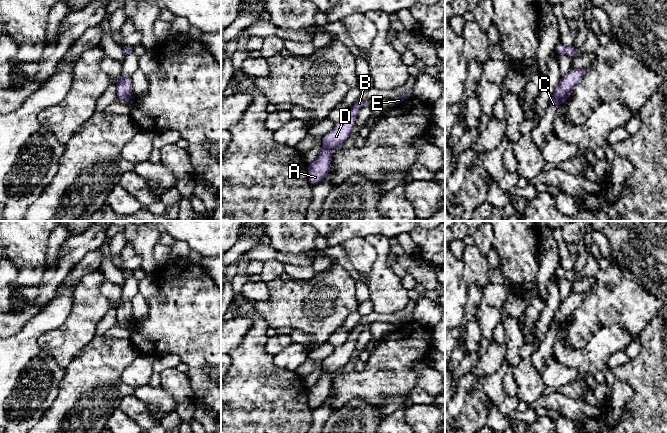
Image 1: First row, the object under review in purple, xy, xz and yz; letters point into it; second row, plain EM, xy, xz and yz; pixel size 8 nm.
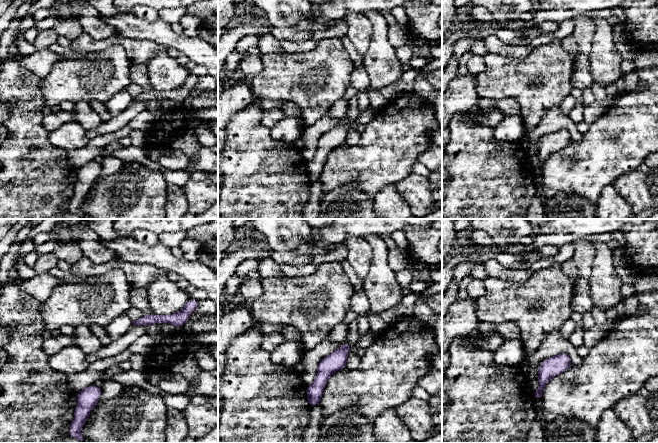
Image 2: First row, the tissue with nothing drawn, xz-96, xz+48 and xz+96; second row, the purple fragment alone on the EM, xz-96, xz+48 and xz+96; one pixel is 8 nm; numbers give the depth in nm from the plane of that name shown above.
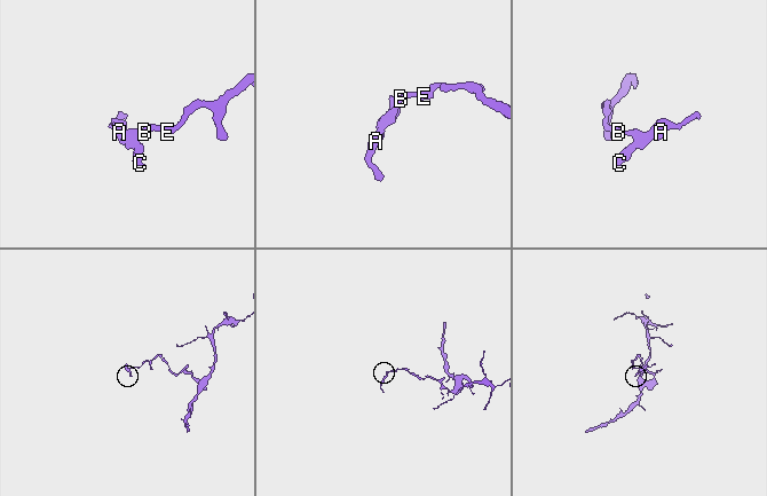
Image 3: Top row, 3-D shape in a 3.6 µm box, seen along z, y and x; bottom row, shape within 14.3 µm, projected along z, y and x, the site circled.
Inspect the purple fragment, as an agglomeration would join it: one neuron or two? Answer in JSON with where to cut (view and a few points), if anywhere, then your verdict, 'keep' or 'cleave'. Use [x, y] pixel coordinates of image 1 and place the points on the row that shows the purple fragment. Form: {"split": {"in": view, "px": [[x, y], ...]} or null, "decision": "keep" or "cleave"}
{"split": null, "decision": "keep"}

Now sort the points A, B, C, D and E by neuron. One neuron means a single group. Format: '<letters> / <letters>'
A B C D E

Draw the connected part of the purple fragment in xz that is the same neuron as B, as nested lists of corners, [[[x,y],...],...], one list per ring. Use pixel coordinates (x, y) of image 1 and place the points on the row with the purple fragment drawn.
[[[359,99],[349,108],[348,117],[322,137],[320,155],[314,162],[308,164],[308,181],[311,186],[319,184],[328,176],[332,163],[332,150],[349,138],[361,108],[370,102],[369,99]]]

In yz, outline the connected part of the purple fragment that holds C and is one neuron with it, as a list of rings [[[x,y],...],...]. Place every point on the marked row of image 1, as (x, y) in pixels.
[[[586,68],[572,69],[564,77],[561,77],[559,84],[554,89],[548,109],[557,109],[560,103],[569,99],[574,86],[583,78],[585,71]]]

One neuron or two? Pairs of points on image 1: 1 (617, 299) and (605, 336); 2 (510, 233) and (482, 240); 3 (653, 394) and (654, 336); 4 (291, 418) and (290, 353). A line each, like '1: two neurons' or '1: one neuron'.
1: two neurons
2: two neurons
3: one neuron
4: two neurons

